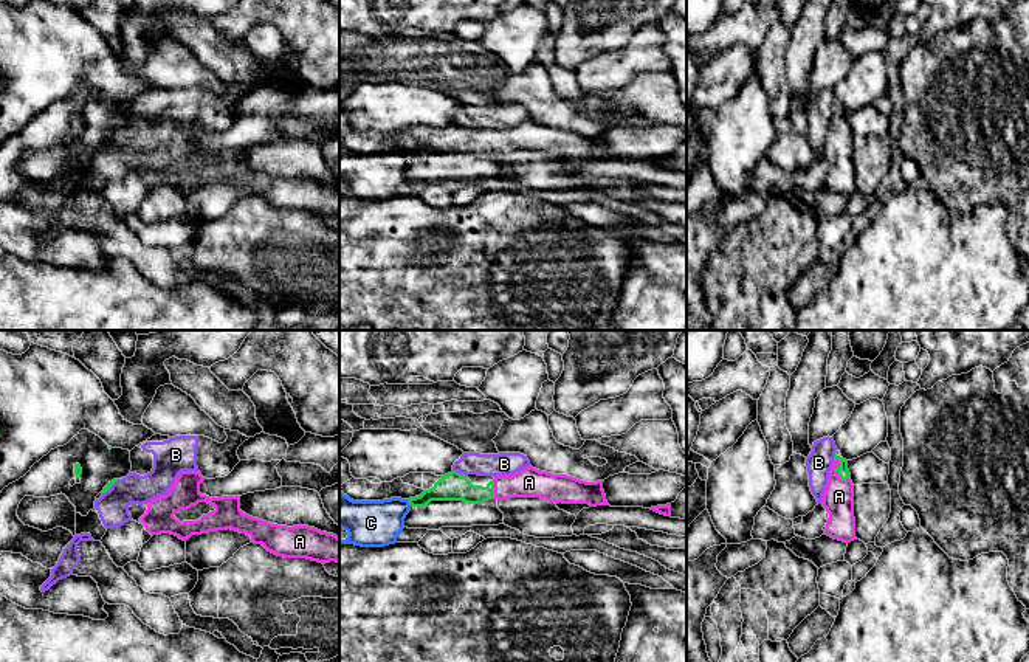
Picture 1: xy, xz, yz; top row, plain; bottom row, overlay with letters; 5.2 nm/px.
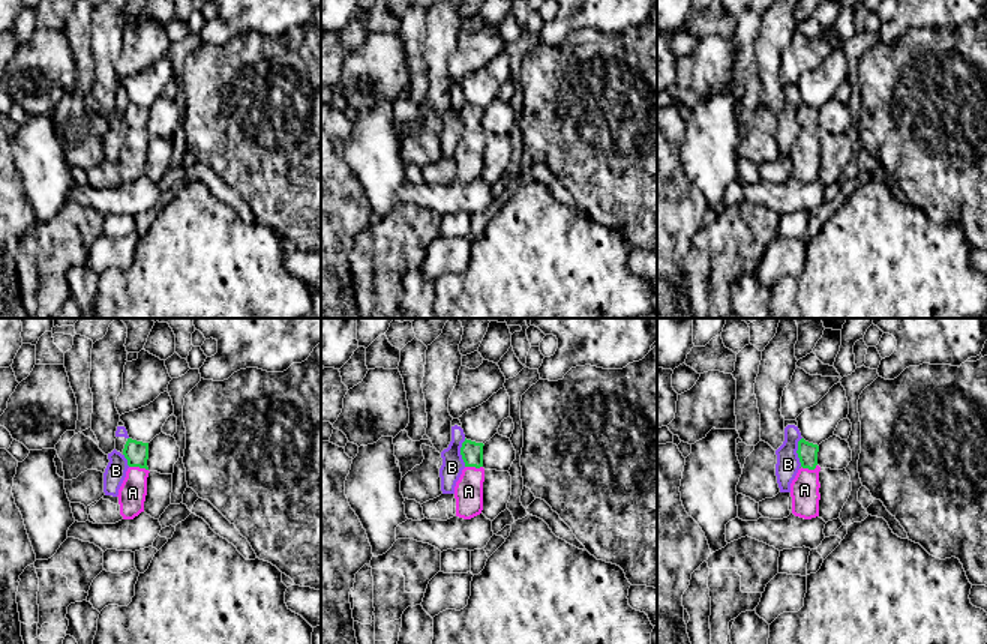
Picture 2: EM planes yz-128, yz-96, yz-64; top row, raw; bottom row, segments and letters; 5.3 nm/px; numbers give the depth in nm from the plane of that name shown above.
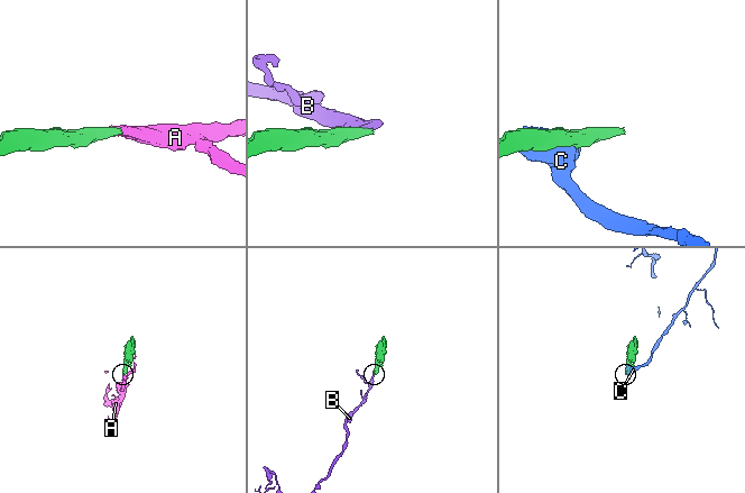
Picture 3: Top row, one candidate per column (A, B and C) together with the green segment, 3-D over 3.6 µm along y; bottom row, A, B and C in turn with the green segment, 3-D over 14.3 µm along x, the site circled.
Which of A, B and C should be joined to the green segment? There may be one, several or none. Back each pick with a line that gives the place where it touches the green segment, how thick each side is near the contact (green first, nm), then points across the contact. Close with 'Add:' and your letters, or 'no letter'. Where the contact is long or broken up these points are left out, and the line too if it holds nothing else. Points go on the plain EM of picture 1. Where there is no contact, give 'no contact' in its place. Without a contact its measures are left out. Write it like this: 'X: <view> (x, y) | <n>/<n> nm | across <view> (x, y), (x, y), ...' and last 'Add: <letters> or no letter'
A: yz (837, 124) | 60/160 nm | across yz (842, 123), (837, 124), (839, 149)
Add: A

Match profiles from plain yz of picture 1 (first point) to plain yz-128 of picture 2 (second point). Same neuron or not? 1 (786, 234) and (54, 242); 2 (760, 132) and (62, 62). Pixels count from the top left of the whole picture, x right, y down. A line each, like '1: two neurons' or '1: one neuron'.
1: one neuron
2: two neurons

